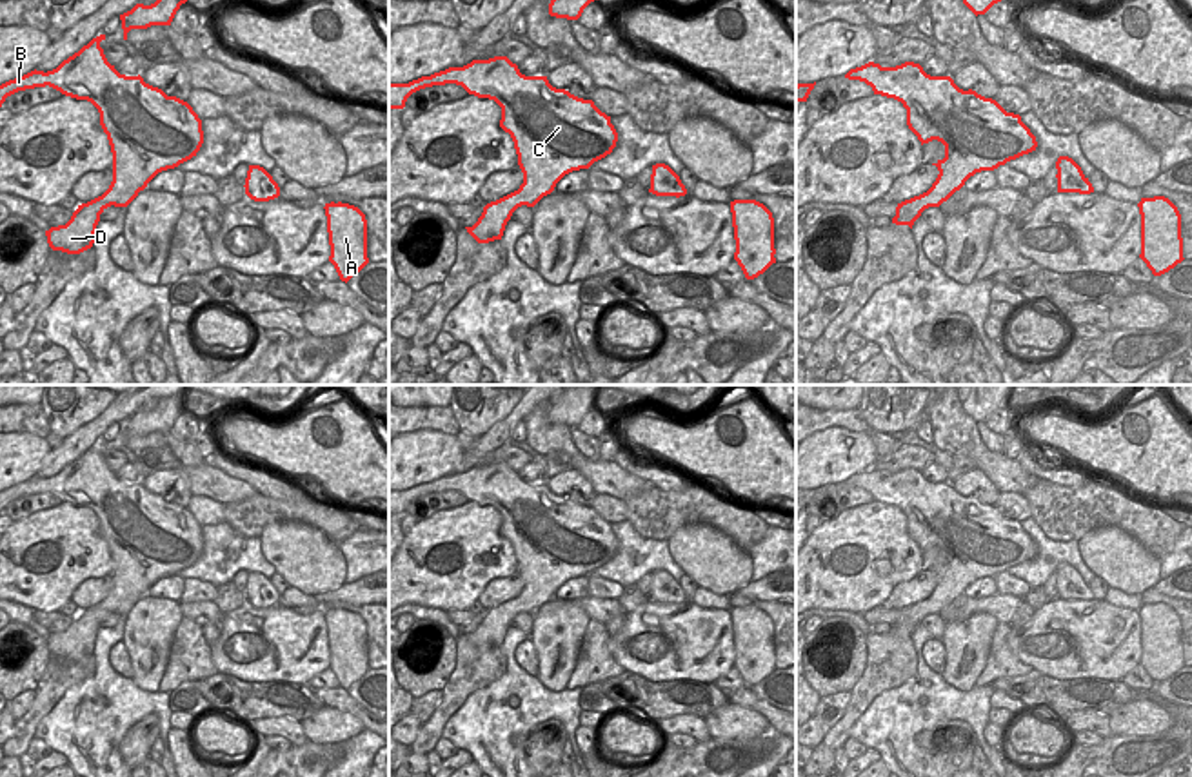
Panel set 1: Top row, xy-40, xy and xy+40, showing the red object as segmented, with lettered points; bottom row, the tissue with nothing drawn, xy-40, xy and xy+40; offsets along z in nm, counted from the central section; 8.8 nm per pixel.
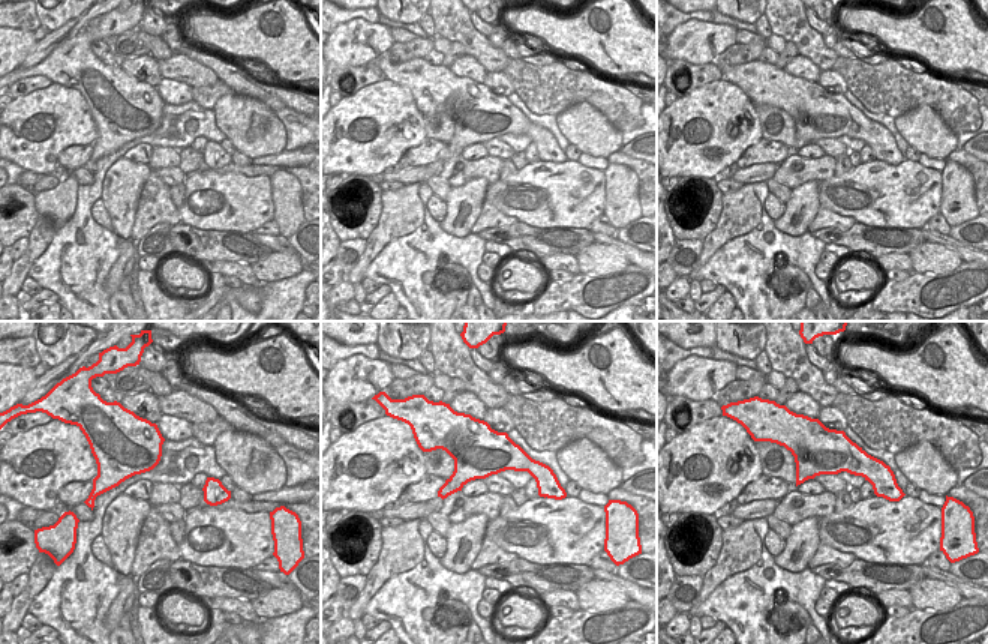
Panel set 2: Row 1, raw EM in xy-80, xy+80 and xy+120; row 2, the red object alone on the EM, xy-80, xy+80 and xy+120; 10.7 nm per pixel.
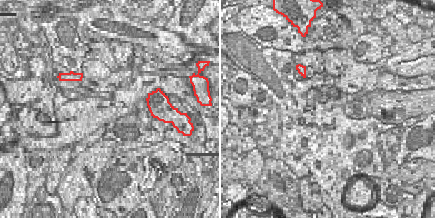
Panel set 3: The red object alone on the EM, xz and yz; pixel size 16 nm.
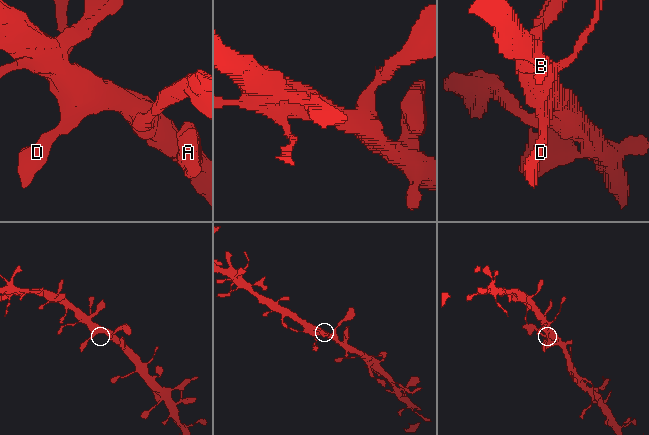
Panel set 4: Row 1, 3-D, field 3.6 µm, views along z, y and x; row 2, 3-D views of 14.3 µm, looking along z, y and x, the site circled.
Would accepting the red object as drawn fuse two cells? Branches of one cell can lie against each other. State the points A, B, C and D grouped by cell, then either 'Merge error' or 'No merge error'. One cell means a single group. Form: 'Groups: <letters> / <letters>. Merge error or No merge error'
Groups: A B C D. No merge error

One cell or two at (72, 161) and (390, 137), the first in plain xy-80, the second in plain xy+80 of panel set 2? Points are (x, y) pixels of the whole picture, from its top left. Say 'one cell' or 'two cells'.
two cells

